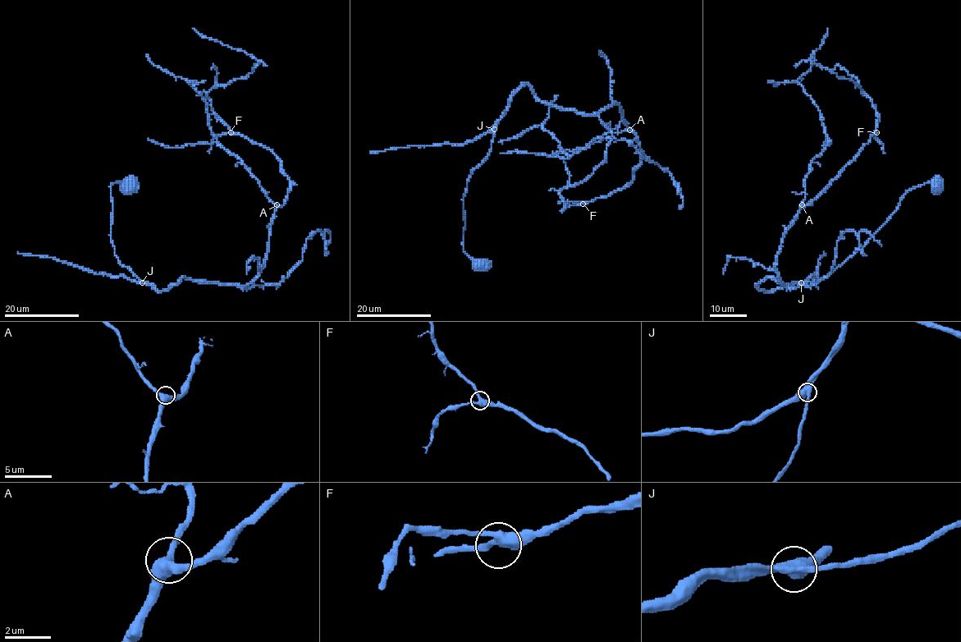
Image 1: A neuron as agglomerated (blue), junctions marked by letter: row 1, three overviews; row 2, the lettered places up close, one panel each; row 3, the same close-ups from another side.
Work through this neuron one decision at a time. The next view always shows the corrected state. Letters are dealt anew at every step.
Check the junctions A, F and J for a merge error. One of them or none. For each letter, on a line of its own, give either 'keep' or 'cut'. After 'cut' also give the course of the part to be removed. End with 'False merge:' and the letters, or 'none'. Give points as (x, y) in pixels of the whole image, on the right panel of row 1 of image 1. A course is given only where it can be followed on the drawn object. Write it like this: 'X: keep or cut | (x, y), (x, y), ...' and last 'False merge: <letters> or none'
A: keep
F: keep
J: keep
False merge: none

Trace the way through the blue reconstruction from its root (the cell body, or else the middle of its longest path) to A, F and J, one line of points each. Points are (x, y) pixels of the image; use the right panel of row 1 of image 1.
A: (935, 183), (911, 188), (829, 274), (761, 291), (756, 285), (768, 277), (786, 285), (775, 258), (802, 204)
F: (935, 183), (911, 188), (829, 274), (761, 291), (768, 277), (786, 285), (775, 258), (797, 212), (876, 132)
J: (935, 183), (926, 182), (911, 188), (891, 217), (843, 264), (820, 279), (801, 283)

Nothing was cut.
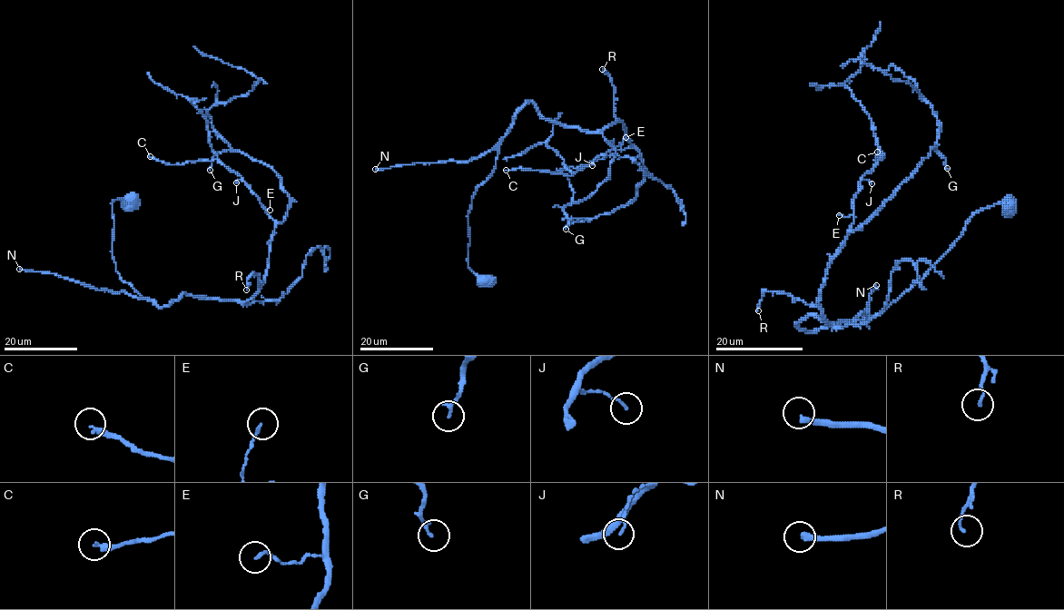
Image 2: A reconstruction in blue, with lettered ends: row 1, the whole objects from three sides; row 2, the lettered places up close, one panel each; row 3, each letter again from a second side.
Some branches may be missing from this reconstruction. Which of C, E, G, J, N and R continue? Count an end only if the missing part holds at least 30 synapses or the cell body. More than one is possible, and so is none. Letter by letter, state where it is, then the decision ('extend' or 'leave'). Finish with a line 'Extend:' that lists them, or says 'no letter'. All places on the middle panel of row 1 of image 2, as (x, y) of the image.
C: at (506, 170); leave
E: at (625, 137); leave
G: at (566, 229); leave
J: at (592, 165); leave
N: at (375, 169); extend
R: at (602, 69); leave
Extend: N

